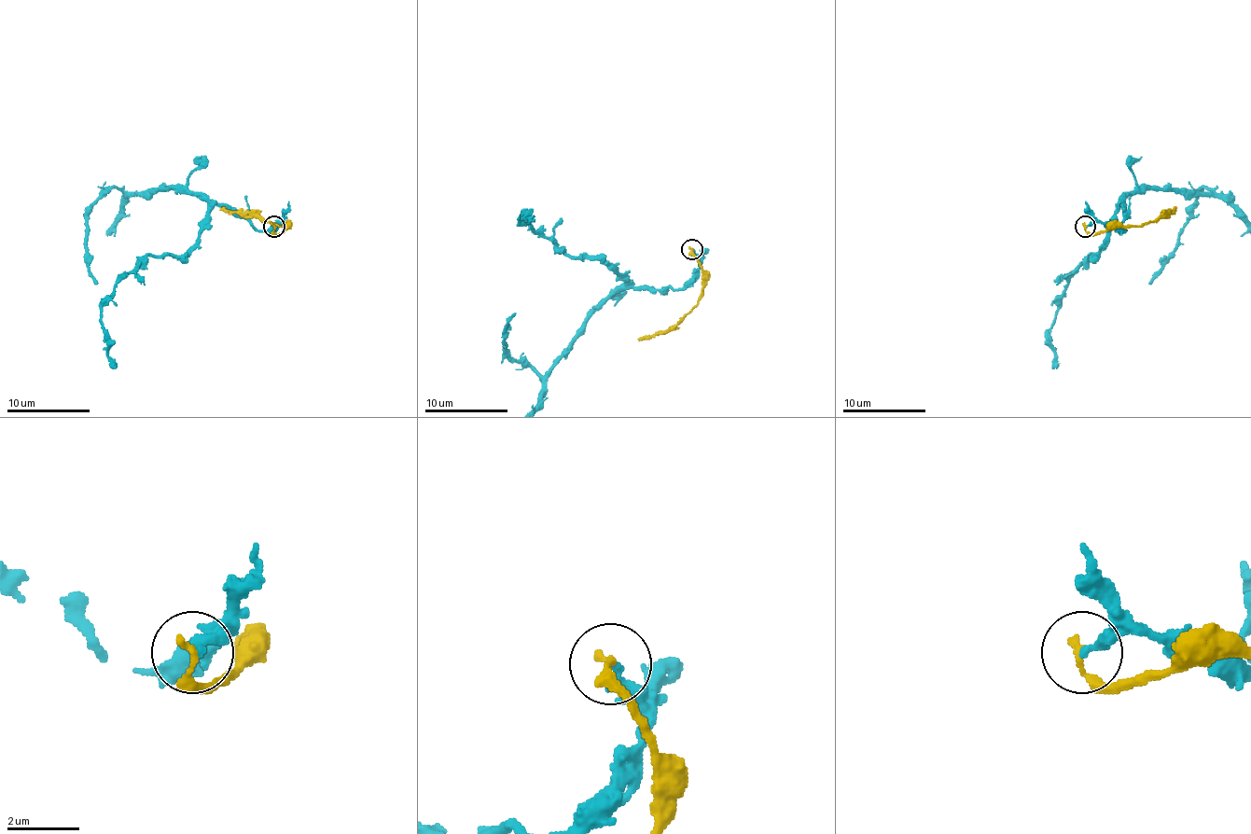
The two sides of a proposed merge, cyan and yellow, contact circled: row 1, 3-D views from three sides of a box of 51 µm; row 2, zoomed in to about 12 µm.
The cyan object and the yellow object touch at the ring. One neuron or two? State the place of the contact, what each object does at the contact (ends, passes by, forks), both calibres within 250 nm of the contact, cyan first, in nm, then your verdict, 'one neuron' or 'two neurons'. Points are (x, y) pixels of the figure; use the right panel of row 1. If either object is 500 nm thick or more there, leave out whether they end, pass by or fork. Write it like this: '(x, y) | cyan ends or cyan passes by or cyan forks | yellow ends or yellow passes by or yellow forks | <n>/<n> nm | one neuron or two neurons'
(1085, 227) | cyan ends | yellow passes by | 300/160 nm | two neurons

